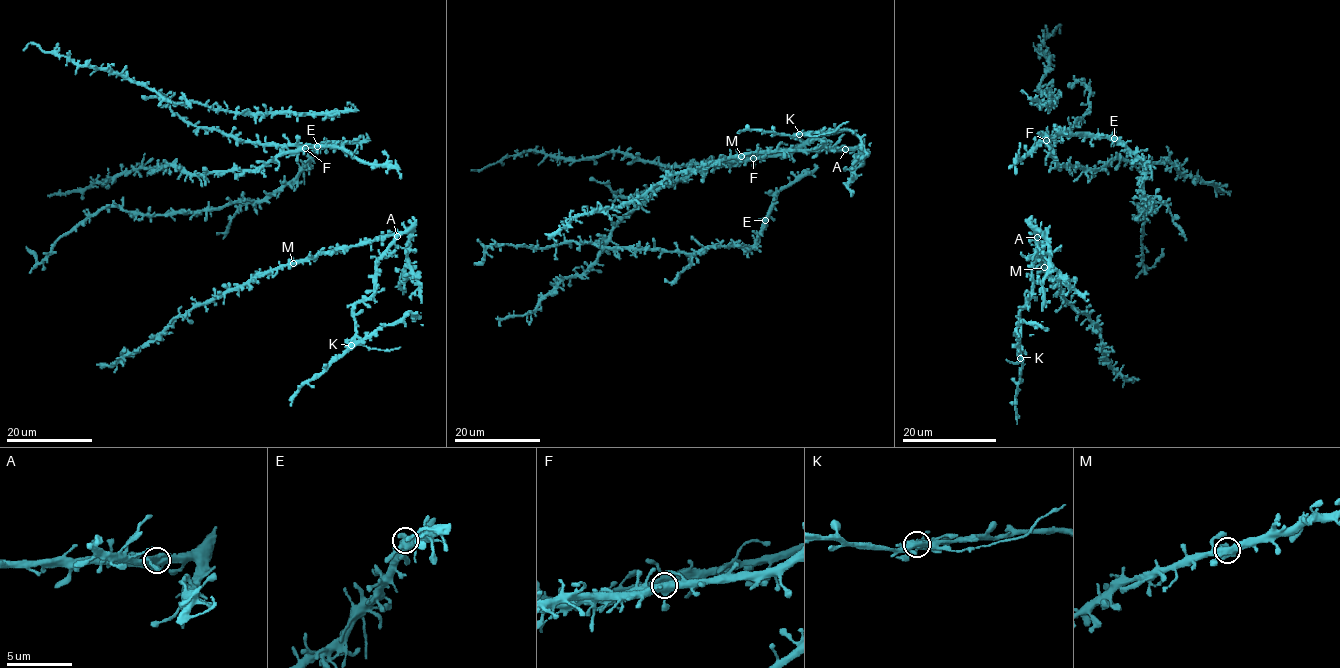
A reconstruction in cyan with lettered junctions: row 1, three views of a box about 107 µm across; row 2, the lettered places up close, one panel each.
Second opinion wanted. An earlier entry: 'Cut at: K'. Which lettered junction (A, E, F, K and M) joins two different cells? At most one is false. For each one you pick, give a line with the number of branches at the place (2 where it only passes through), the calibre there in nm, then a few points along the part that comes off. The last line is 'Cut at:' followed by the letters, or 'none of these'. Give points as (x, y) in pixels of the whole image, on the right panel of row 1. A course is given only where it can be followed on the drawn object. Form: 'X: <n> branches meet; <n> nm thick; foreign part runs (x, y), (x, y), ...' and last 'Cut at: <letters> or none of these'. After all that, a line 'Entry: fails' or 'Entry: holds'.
K: 4 branches meet; 500 nm thick; foreign part runs (1020, 358), (1017, 325), (1024, 321), (1037, 323), (1049, 330)
Cut at: K
Entry: holds

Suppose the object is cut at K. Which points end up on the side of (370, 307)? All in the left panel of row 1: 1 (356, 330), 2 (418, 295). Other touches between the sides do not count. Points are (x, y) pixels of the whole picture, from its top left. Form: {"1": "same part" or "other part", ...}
{"1": "same part", "2": "same part"}

